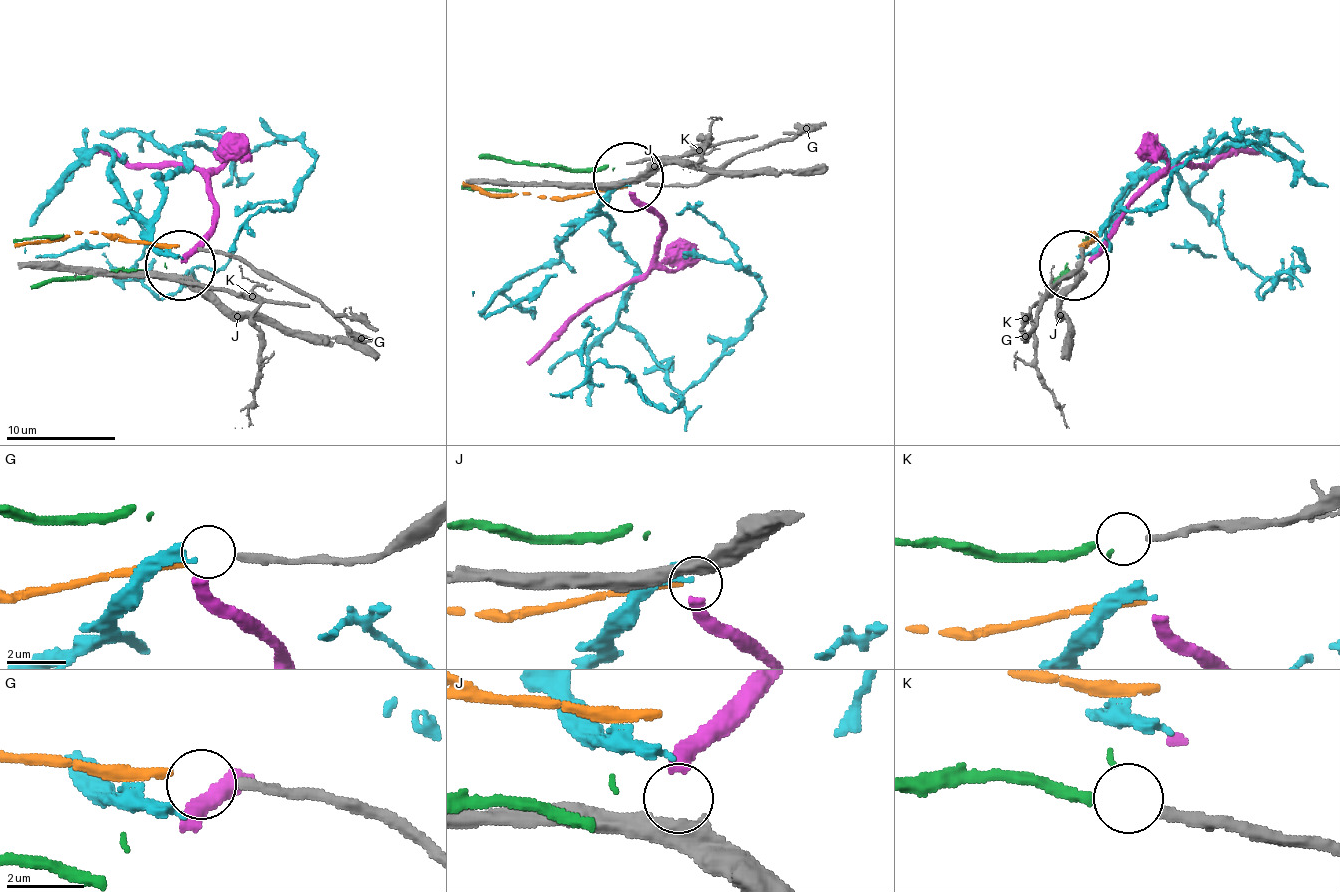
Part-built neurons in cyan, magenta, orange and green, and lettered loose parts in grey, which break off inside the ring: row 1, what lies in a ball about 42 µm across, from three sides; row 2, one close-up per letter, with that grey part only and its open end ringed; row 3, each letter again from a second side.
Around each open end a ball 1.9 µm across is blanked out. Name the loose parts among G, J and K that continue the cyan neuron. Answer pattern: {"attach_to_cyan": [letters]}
{"attach_to_cyan": []}

